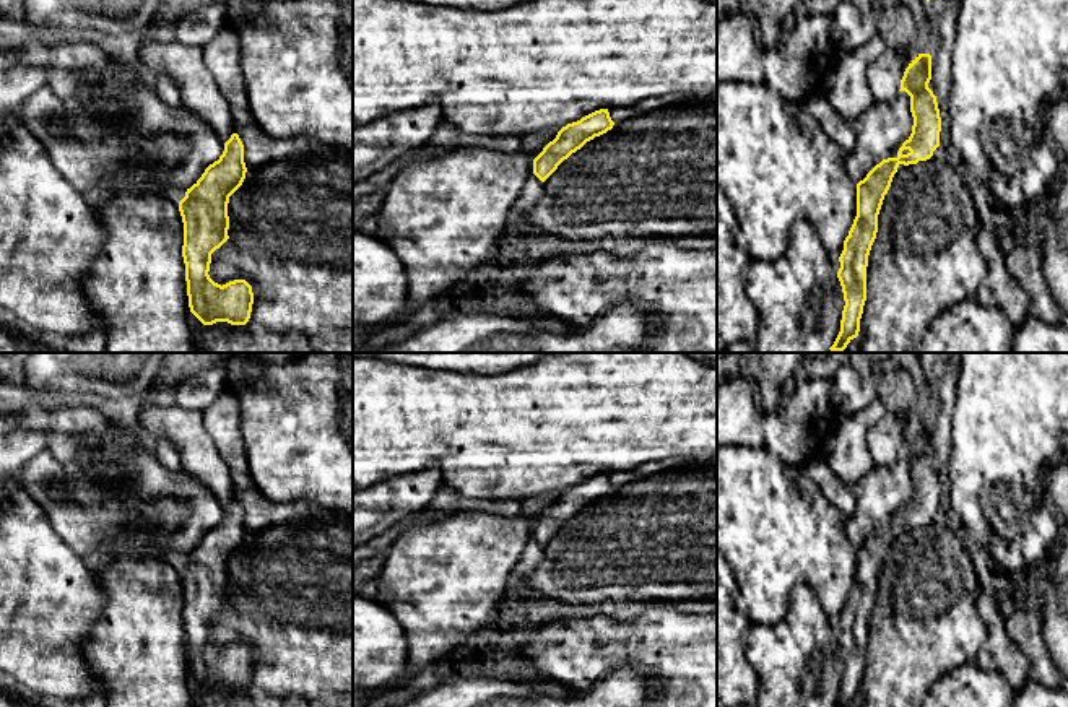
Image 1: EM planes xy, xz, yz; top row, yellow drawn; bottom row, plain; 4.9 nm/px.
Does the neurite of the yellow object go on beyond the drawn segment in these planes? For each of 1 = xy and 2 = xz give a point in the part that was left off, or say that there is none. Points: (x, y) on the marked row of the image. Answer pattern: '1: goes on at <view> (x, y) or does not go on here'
1: does not go on here
2: does not go on here

